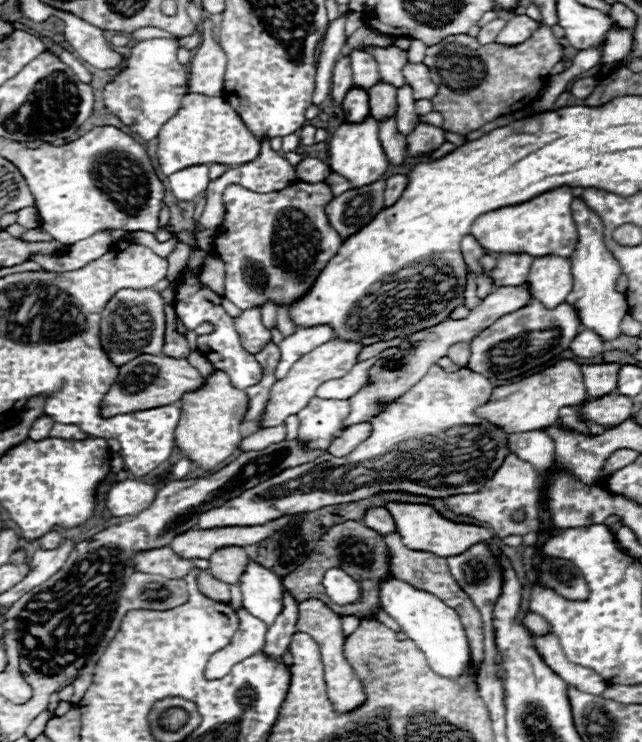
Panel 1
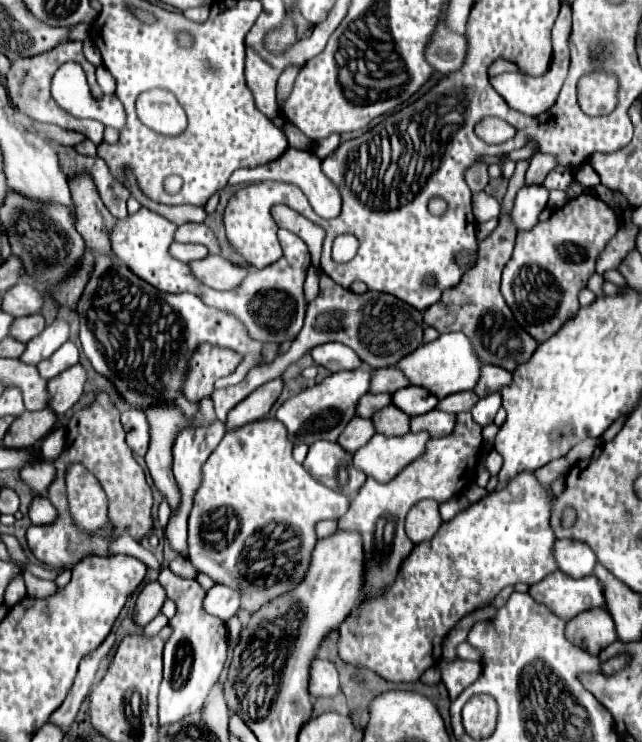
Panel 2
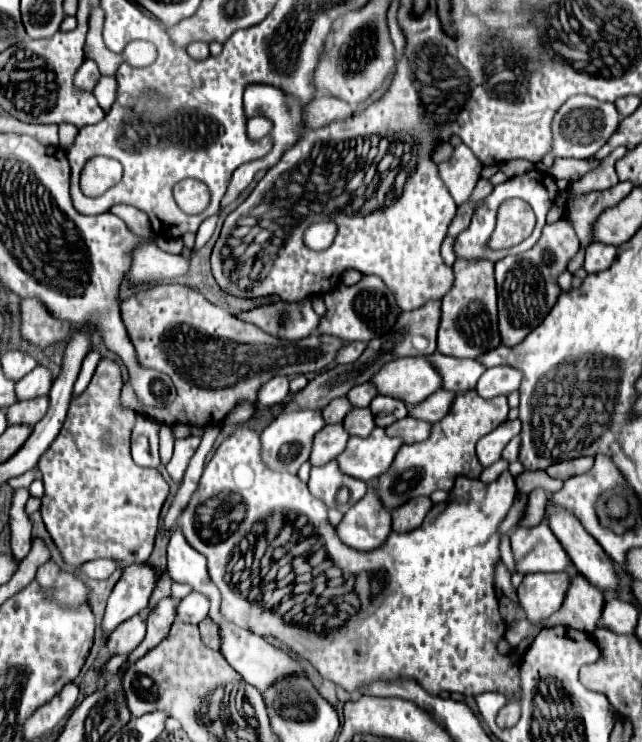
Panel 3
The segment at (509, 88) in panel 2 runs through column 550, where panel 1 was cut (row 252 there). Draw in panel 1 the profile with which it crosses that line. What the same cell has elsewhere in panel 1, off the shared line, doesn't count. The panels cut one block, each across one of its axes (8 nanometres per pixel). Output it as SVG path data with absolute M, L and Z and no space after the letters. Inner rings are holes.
M96 232L84 240L78 240L68 246L68 250L62 256L44 256L44 254L31 255L30 260L38 262L44 270L52 272L68 272L78 270L92 262L94 258L100 258L106 254L112 246L112 236L108 232Z

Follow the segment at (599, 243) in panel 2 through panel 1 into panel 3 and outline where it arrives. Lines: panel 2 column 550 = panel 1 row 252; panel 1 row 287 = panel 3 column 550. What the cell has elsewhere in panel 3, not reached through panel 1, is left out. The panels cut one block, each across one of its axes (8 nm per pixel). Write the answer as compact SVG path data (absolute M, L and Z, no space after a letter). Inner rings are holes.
M560 218L554 224L546 224L542 236L534 248L518 256L506 256L496 262L496 286L498 286L498 316L500 316L500 336L504 346L516 346L522 342L530 330L534 330L546 314L554 308L558 296L562 294L558 286L558 276L566 270L568 262L578 254L580 242L574 234L574 226L568 218Z

